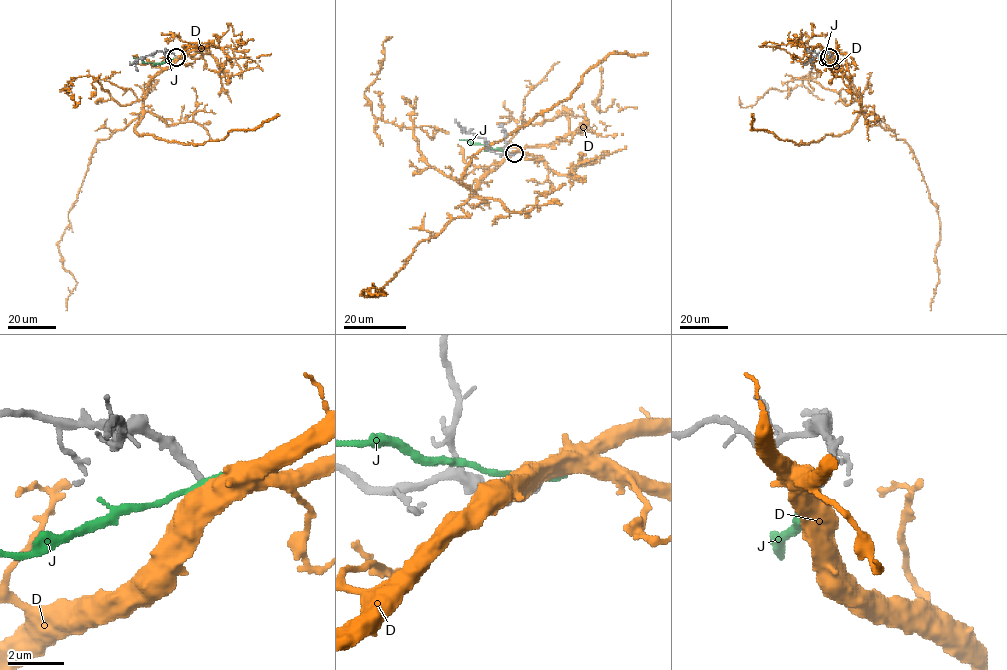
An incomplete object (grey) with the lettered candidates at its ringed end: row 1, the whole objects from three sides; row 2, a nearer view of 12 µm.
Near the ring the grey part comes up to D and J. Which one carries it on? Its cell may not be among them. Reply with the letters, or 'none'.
D

